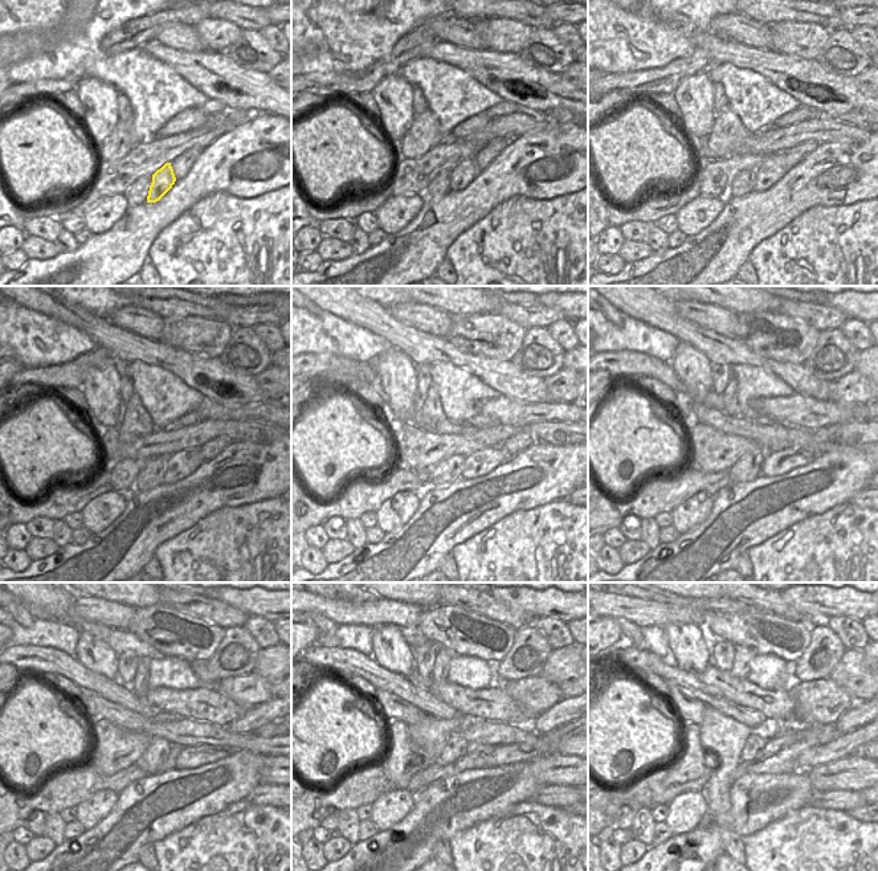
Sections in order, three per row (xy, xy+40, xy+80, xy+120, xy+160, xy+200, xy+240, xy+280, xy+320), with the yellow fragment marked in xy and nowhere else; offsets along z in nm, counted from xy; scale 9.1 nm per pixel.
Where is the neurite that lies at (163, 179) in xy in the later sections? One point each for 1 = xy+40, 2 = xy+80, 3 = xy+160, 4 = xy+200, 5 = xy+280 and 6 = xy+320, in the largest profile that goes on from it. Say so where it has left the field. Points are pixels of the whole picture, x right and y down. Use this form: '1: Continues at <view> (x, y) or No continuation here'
1: Continues at xy+40 (461, 176)
2: Continues at xy+80 (774, 167)
3: Continues at xy+160 (481, 462)
4: Continues at xy+200 (780, 462)
5: Continues at xy+280 (502, 755)
6: Continues at xy+320 (846, 744).

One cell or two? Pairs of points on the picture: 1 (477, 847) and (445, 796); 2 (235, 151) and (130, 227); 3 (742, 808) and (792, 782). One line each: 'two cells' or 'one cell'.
1: two cells
2: one cell
3: one cell

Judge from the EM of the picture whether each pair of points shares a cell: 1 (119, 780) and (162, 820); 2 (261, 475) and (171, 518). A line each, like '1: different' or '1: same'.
1: different
2: same

